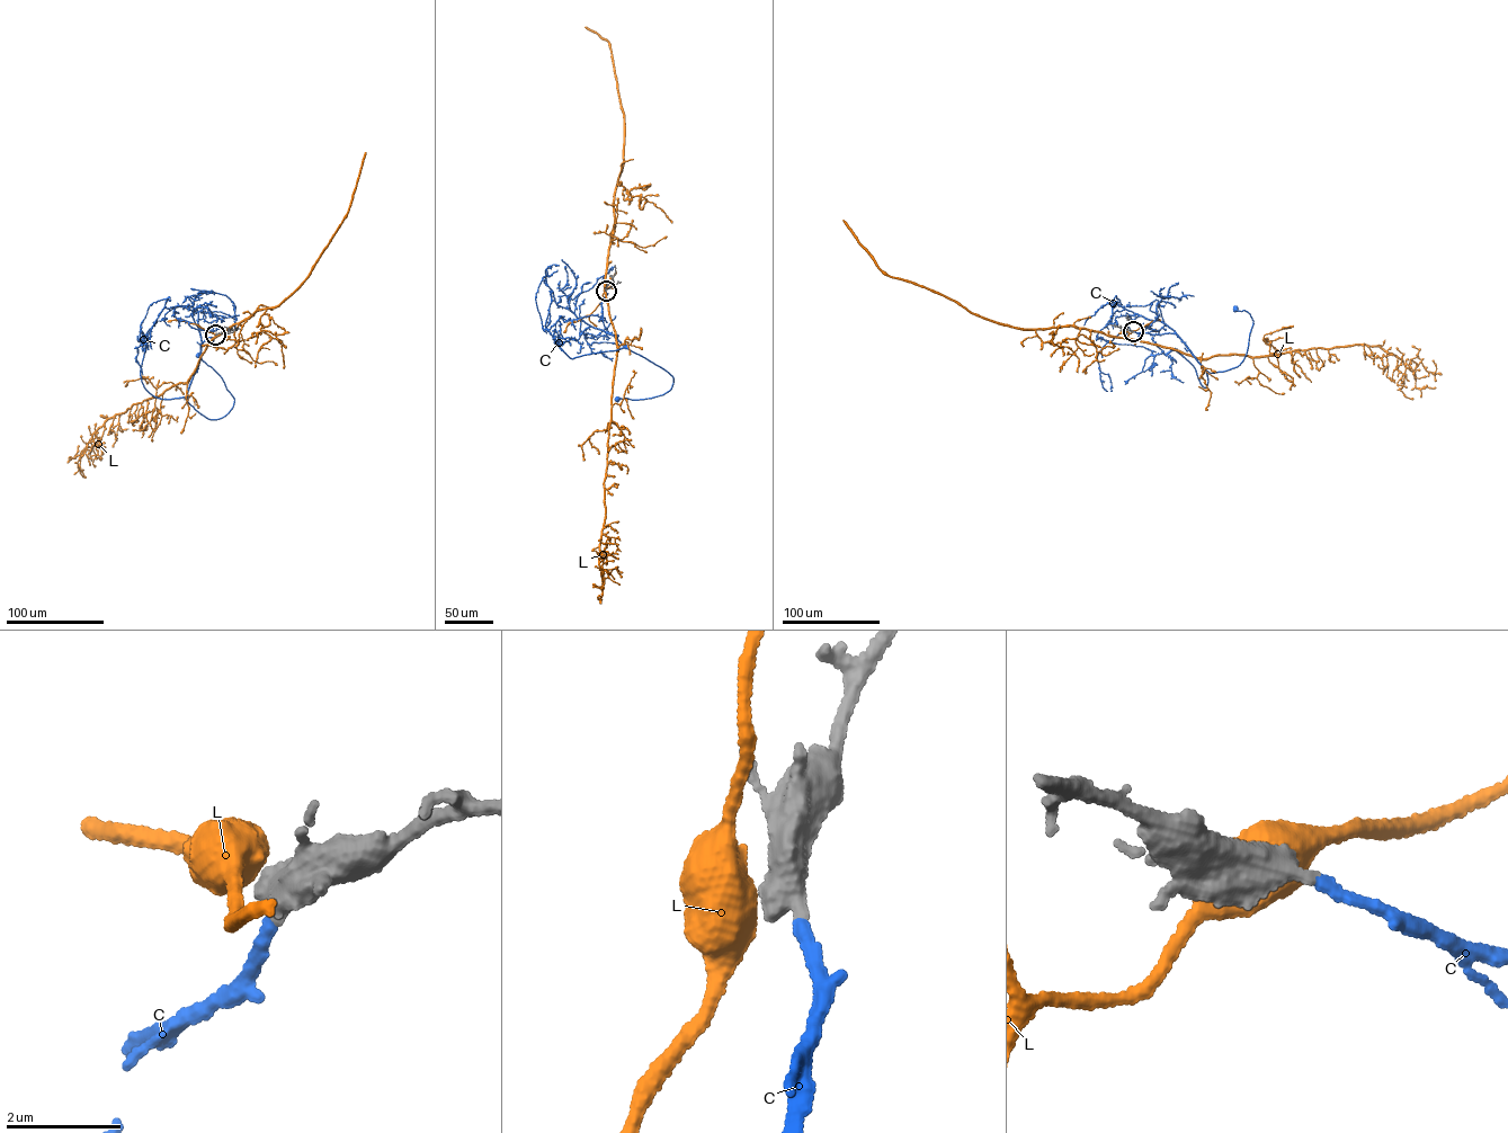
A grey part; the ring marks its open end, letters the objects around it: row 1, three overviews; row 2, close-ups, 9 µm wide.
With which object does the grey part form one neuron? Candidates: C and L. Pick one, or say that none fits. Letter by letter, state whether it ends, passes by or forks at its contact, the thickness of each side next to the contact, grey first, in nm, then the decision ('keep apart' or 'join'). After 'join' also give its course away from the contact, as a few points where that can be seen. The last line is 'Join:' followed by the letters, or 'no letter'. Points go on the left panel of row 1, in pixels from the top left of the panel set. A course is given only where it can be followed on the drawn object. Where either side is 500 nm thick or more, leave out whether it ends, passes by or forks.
C: it ends there; 480 nm thick on the grey side, 220 nm on the other; join; it runs (215, 335), (201, 345), (186, 399), (206, 417), (221, 418), (234, 398), (219, 374), (198, 356)
L: 700 nm thick on the grey side, 750 nm on the other; keep apart
Join: C

